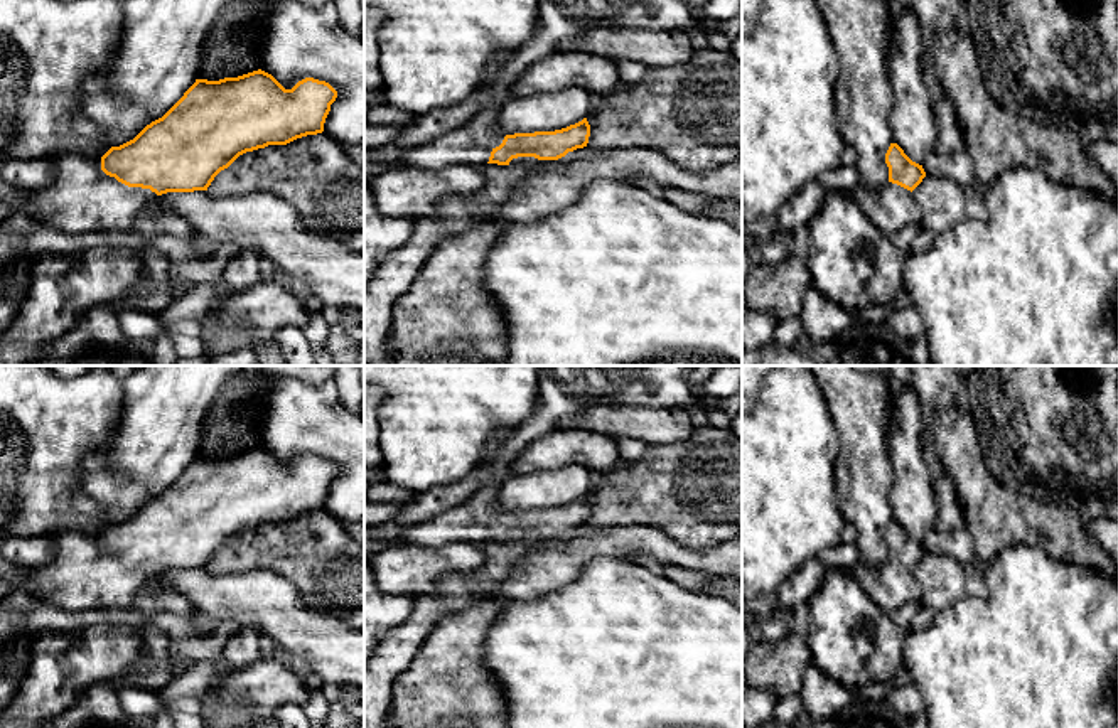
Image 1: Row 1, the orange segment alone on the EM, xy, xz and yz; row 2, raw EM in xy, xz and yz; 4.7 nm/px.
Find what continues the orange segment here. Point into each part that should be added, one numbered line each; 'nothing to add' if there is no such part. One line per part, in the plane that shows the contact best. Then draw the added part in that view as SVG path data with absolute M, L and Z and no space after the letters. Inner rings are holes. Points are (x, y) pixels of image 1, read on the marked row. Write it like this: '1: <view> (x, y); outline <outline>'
1: xy (81, 199); outline M71 153L56 158L56 180L51 185L30 190L35 216L0 201L0 224L15 212L24 212L69 234L130 233L137 214L155 199L157 194L150 189L128 187L106 175L98 163Z

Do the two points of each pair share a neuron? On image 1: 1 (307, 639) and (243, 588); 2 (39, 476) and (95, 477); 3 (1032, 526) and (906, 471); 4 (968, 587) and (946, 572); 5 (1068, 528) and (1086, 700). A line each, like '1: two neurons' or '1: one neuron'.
1: one neuron
2: two neurons
3: two neurons
4: one neuron
5: two neurons

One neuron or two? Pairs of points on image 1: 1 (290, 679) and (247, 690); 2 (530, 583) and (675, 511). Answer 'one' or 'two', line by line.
1: one
2: two

